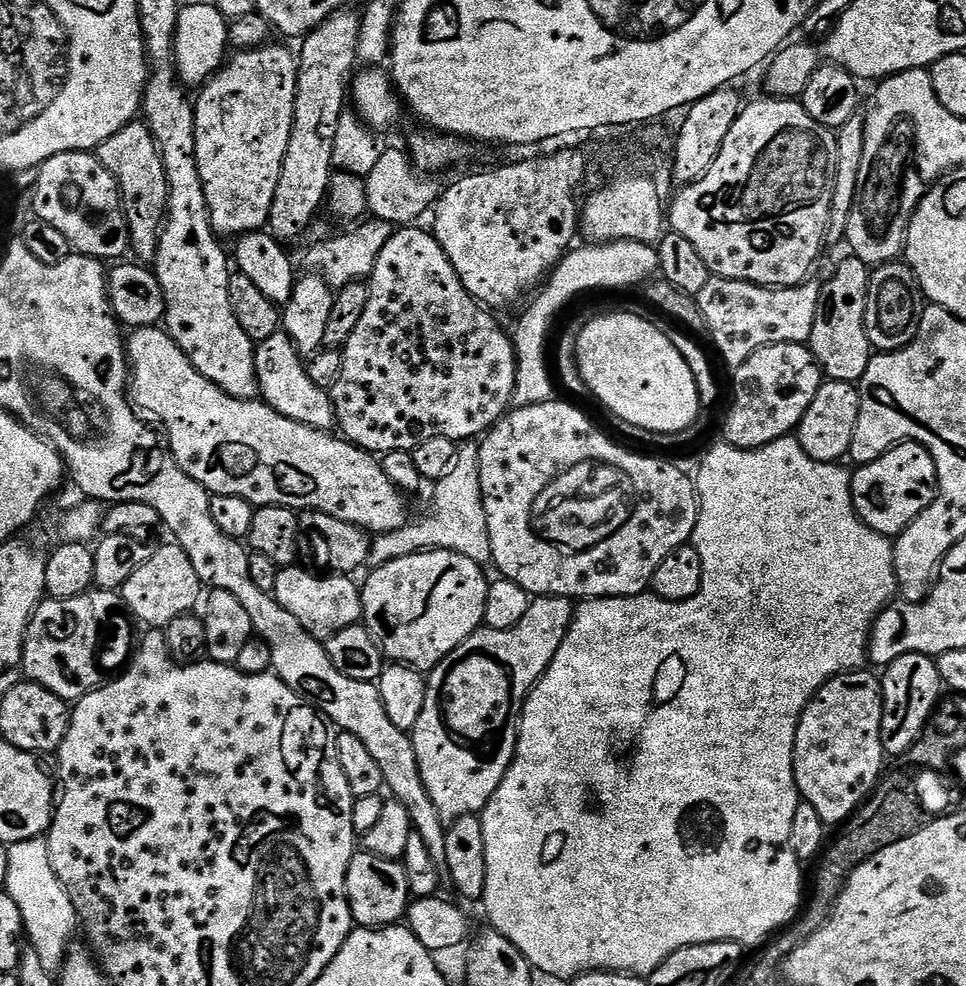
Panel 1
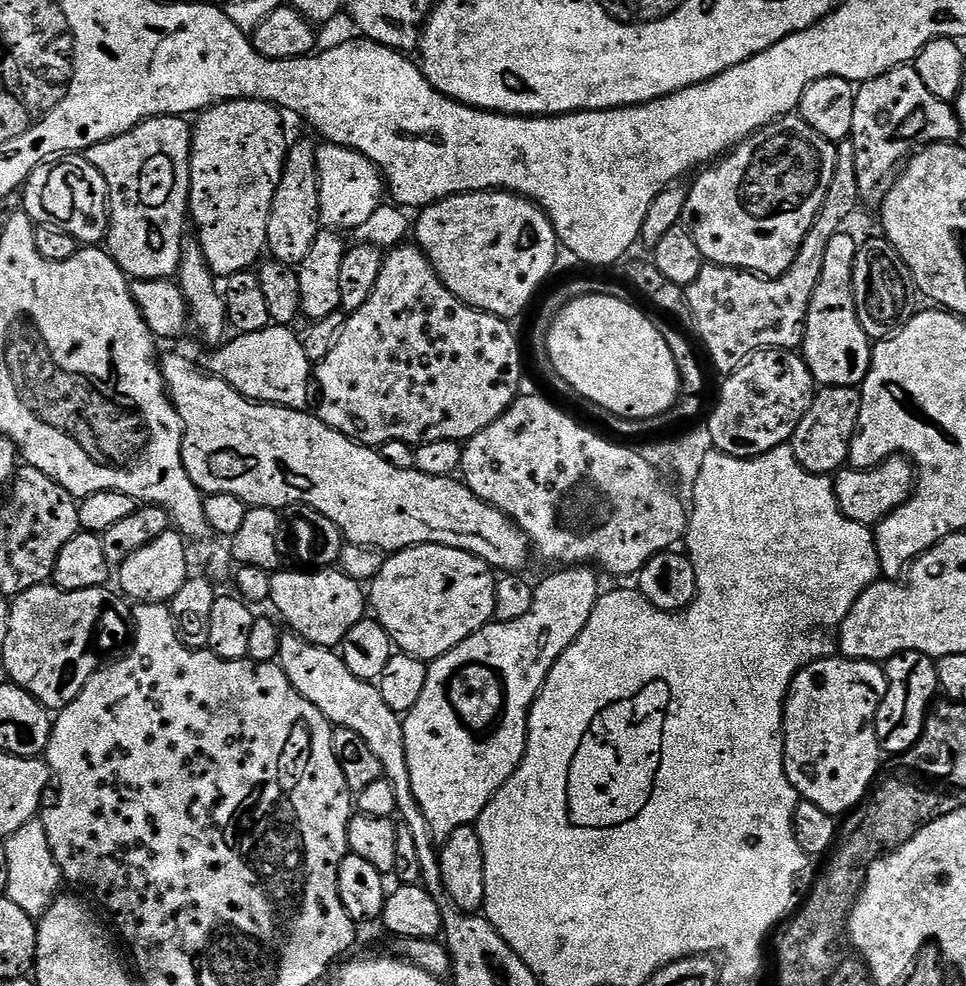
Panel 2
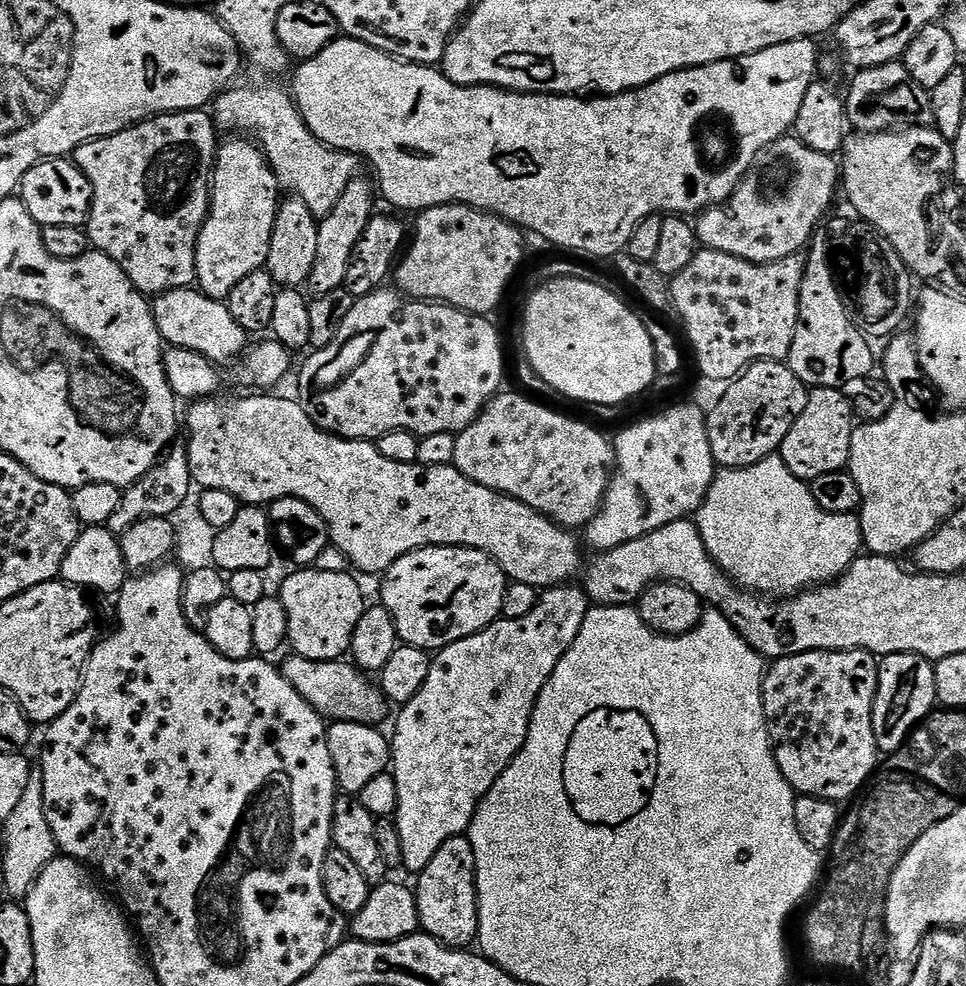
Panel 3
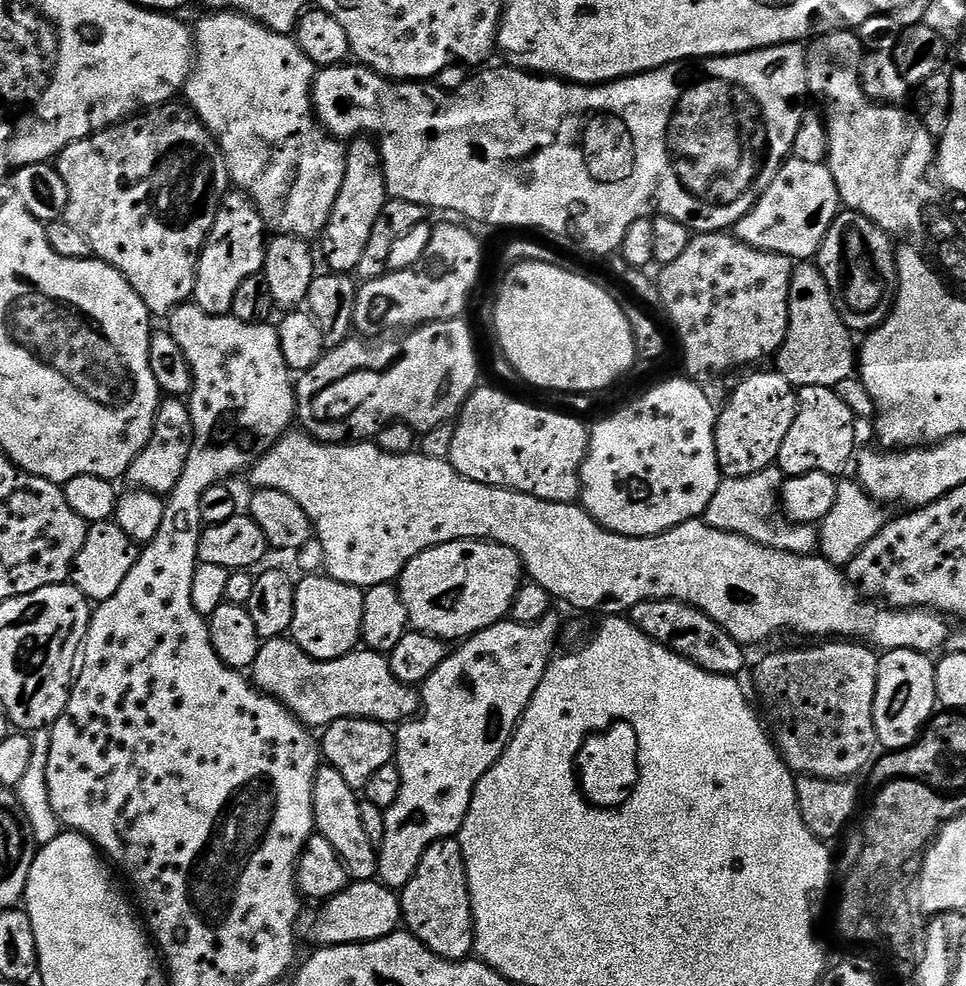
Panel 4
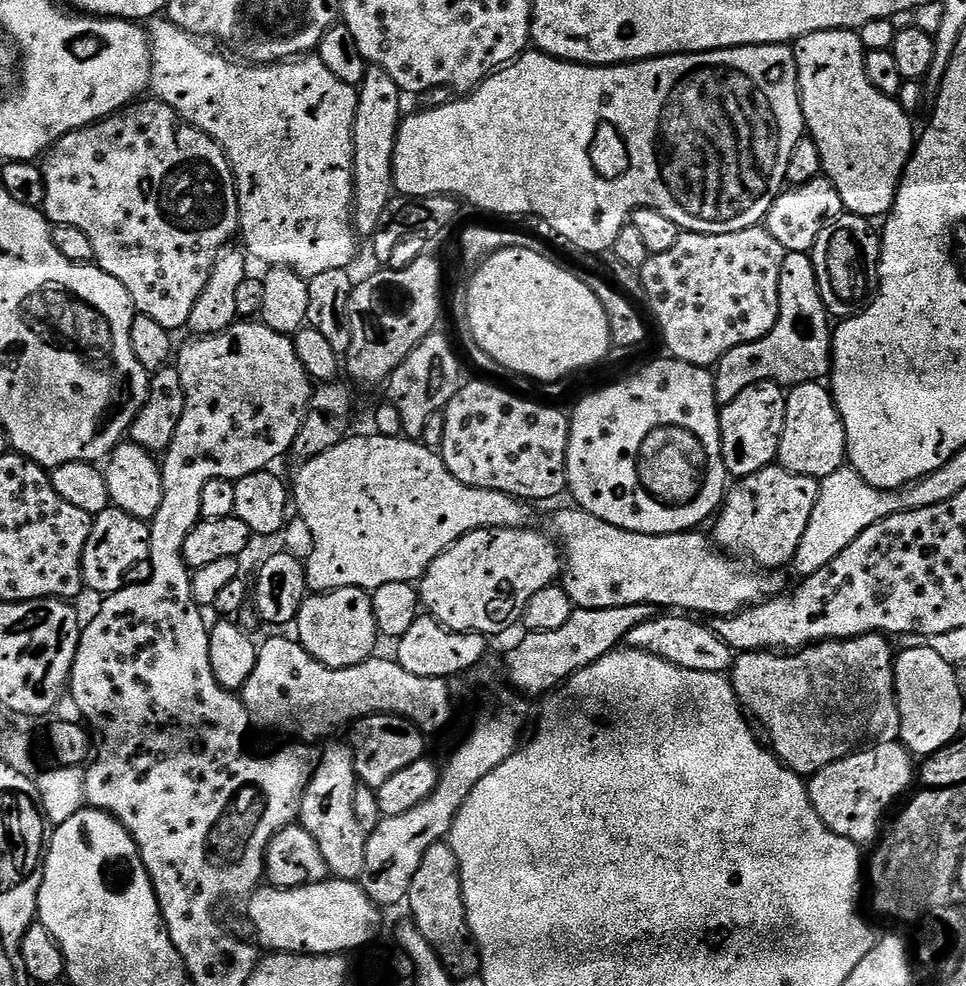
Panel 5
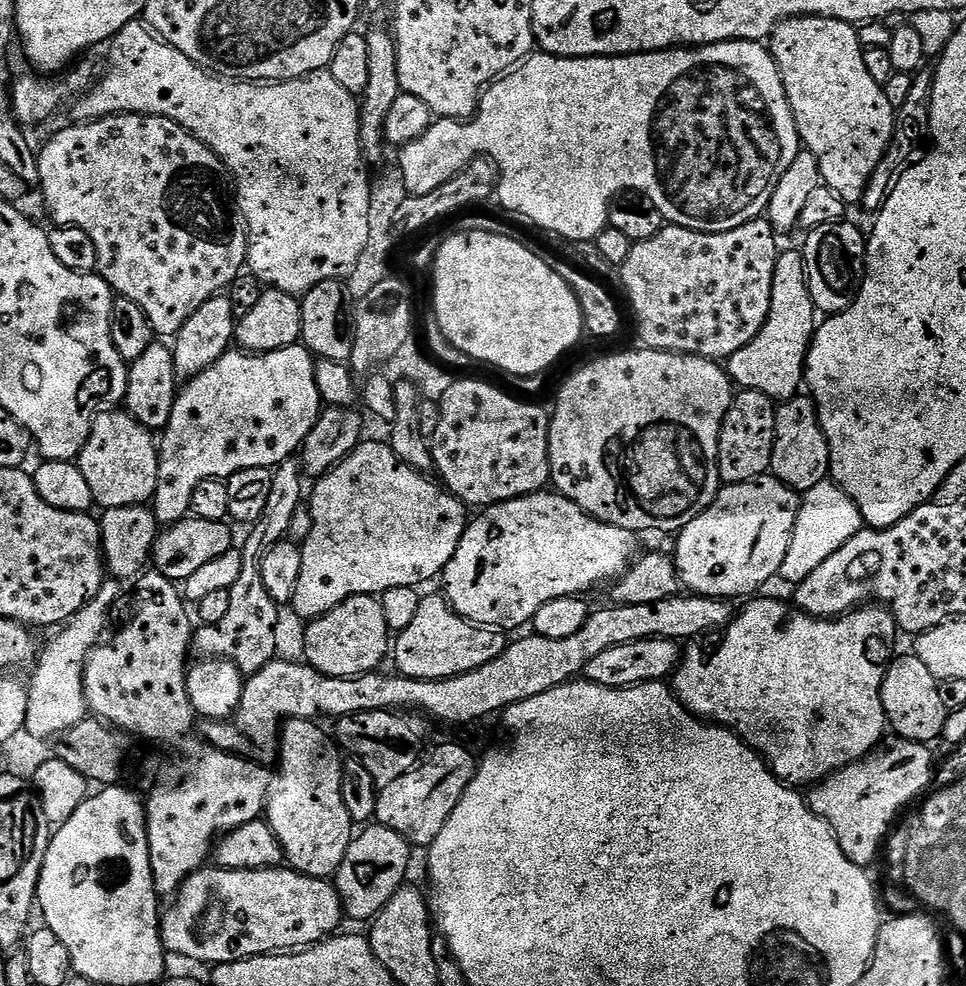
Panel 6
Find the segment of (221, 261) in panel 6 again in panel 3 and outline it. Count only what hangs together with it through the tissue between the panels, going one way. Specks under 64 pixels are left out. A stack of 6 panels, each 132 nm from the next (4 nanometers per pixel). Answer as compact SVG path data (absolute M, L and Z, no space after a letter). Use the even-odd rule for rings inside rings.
M207 111L167 112L165 116L131 124L118 134L88 140L75 150L74 163L86 174L92 187L92 209L86 225L89 245L118 262L126 278L145 297L155 298L163 292L196 284L196 243L212 202L212 171L216 169L218 151L216 135L218 129Z

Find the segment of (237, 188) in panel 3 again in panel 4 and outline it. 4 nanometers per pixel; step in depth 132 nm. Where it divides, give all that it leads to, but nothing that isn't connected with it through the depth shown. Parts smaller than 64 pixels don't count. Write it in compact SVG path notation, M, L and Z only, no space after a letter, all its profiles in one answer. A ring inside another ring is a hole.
M239 190L225 196L214 226L200 251L196 267L196 291L194 303L208 316L227 316L234 306L234 294L238 286L251 276L261 275L264 267L266 229L264 219L249 196Z

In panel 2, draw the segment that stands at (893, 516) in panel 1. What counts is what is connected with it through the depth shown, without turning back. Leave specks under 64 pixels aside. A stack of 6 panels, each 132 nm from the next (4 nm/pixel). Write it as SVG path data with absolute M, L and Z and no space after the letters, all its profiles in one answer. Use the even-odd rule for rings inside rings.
M901 455L889 456L883 464L867 470L845 466L834 476L836 497L842 514L854 522L869 526L879 524L894 509L908 501L915 486L916 469L911 460Z

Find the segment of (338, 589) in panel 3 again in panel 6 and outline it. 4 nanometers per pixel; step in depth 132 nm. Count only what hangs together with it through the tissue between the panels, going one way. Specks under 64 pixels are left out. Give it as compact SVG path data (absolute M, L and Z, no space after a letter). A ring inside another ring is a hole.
M352 596L334 606L334 610L325 616L311 621L305 630L303 659L324 676L349 680L351 676L375 673L387 652L389 655L390 633L386 626L386 614L382 614L379 599L374 596Z

